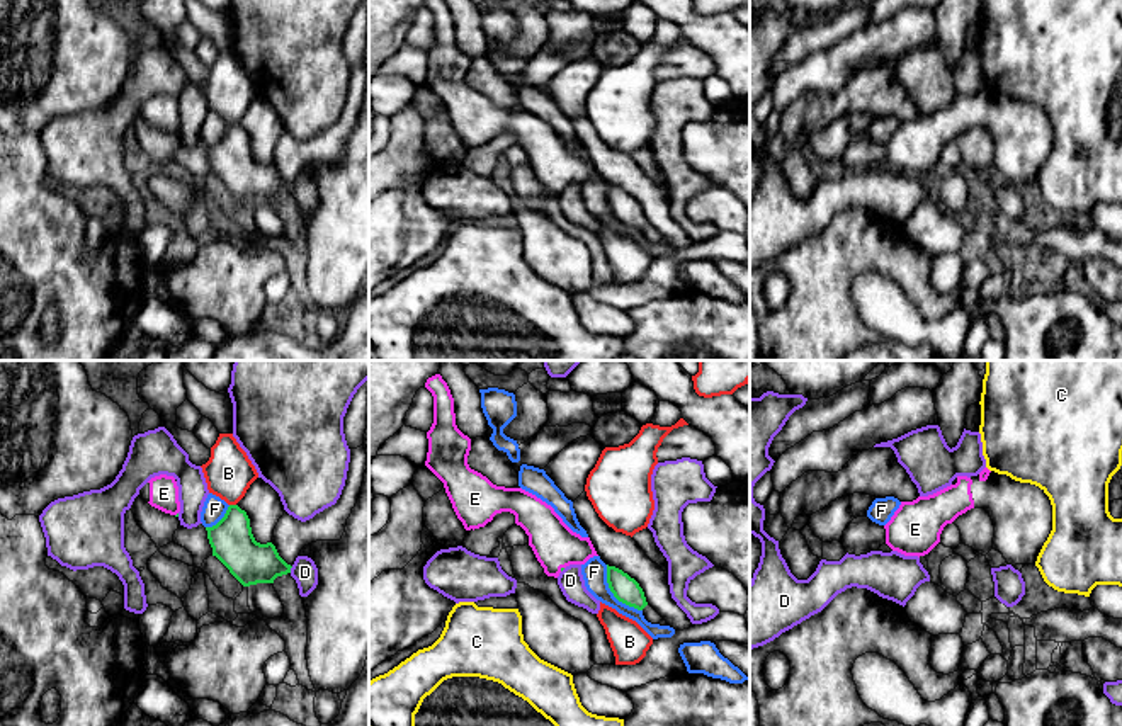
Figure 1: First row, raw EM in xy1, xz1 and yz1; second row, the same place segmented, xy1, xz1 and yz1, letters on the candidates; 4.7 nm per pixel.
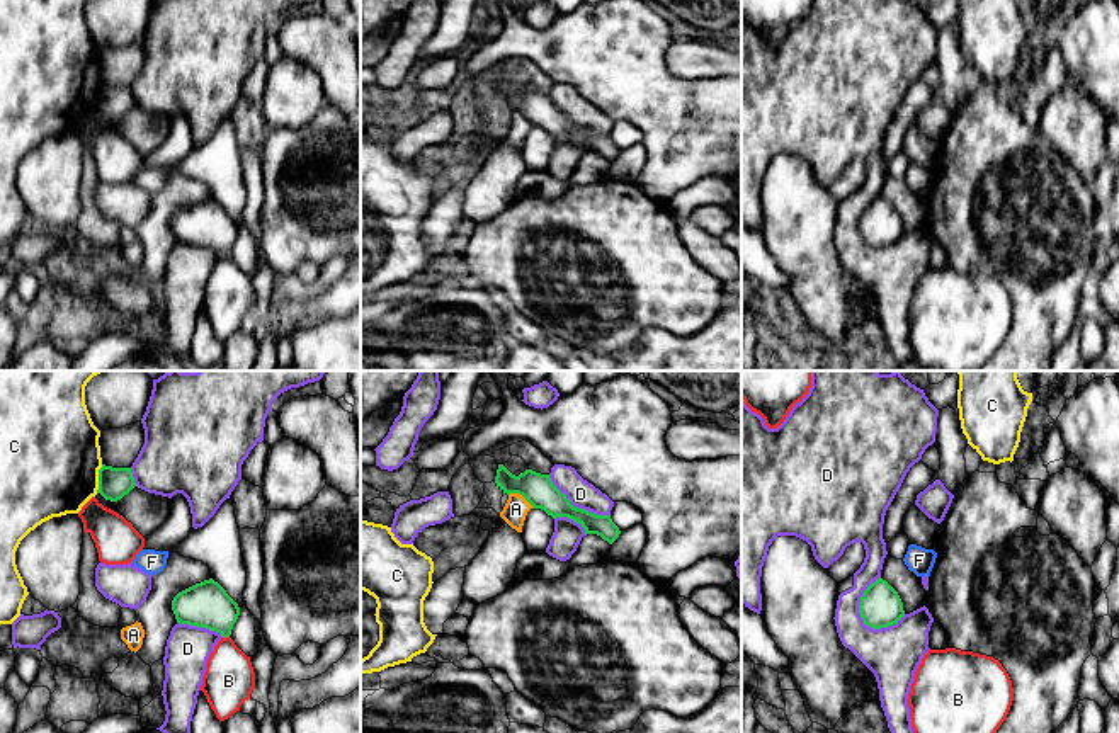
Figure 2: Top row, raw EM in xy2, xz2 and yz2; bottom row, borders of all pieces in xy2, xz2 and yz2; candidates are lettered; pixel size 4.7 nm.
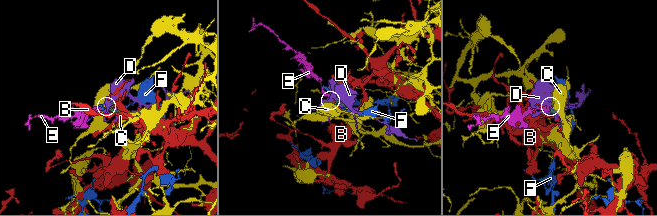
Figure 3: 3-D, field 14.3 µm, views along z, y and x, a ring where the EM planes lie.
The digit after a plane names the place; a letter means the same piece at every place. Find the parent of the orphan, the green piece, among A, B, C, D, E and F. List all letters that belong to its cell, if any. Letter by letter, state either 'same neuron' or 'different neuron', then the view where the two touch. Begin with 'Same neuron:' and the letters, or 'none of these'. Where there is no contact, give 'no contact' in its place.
Same neuron: E
A: different neuron; contact in xz2
B: different neuron; contact in xy1
C: different neuron; contact in xy2
D: different neuron; contact in yz2
E: same neuron; contact in xz1
F: different neuron; contact in xz1

